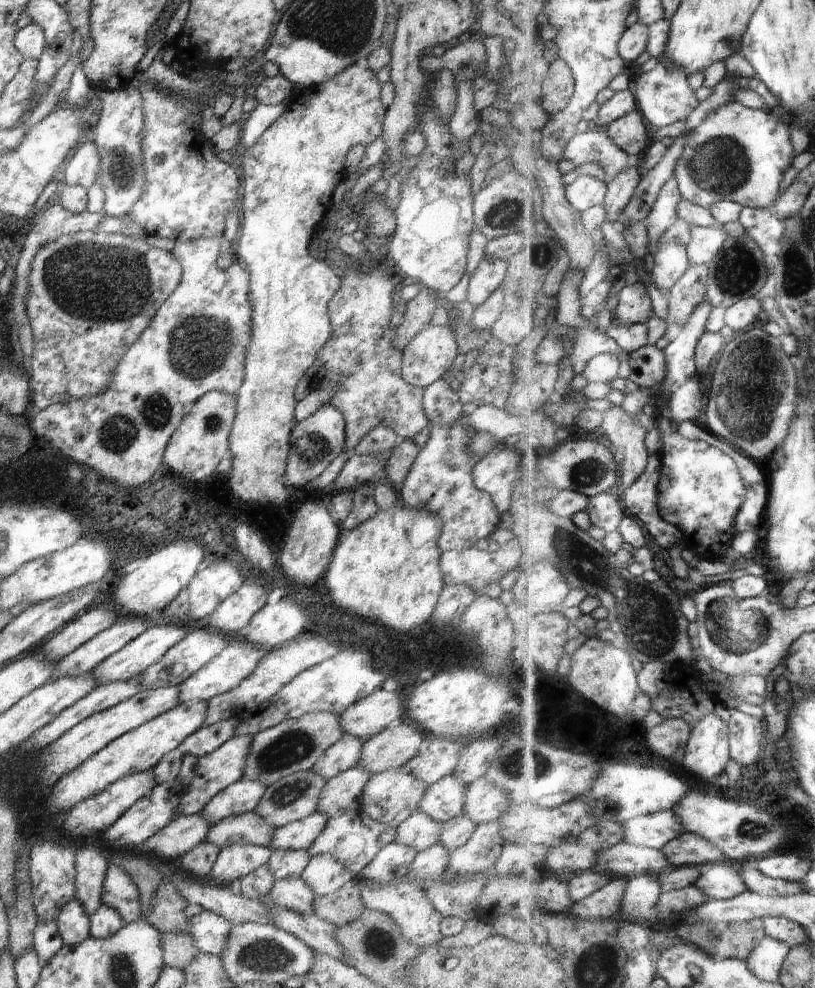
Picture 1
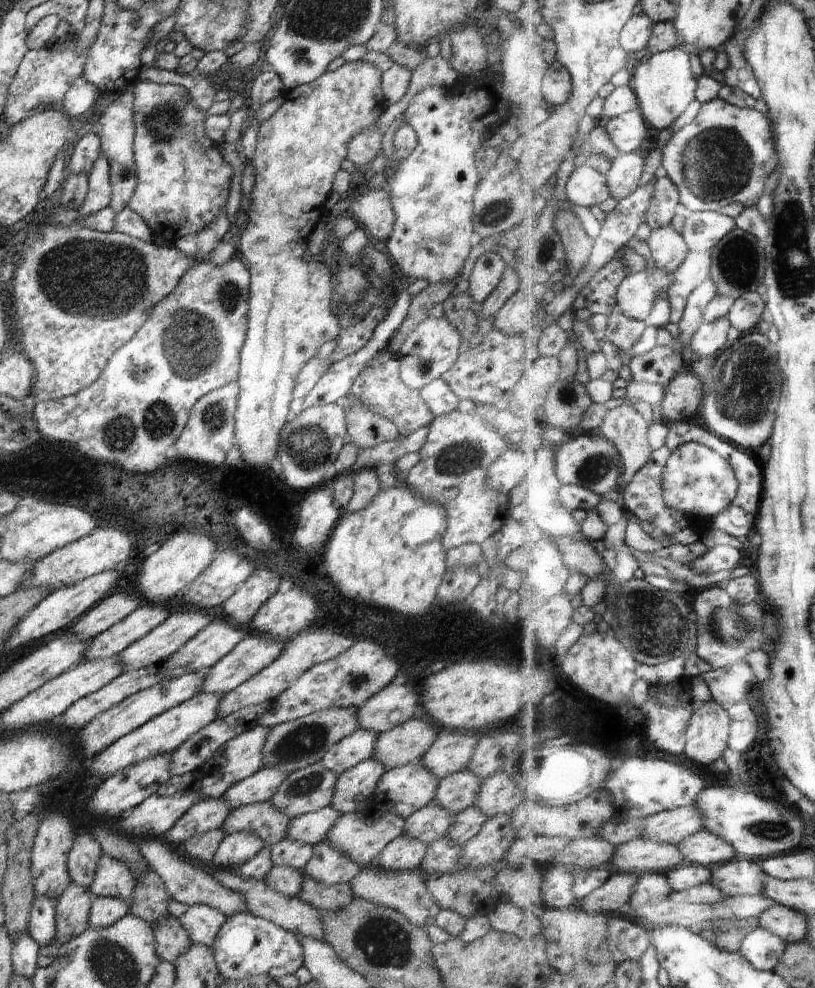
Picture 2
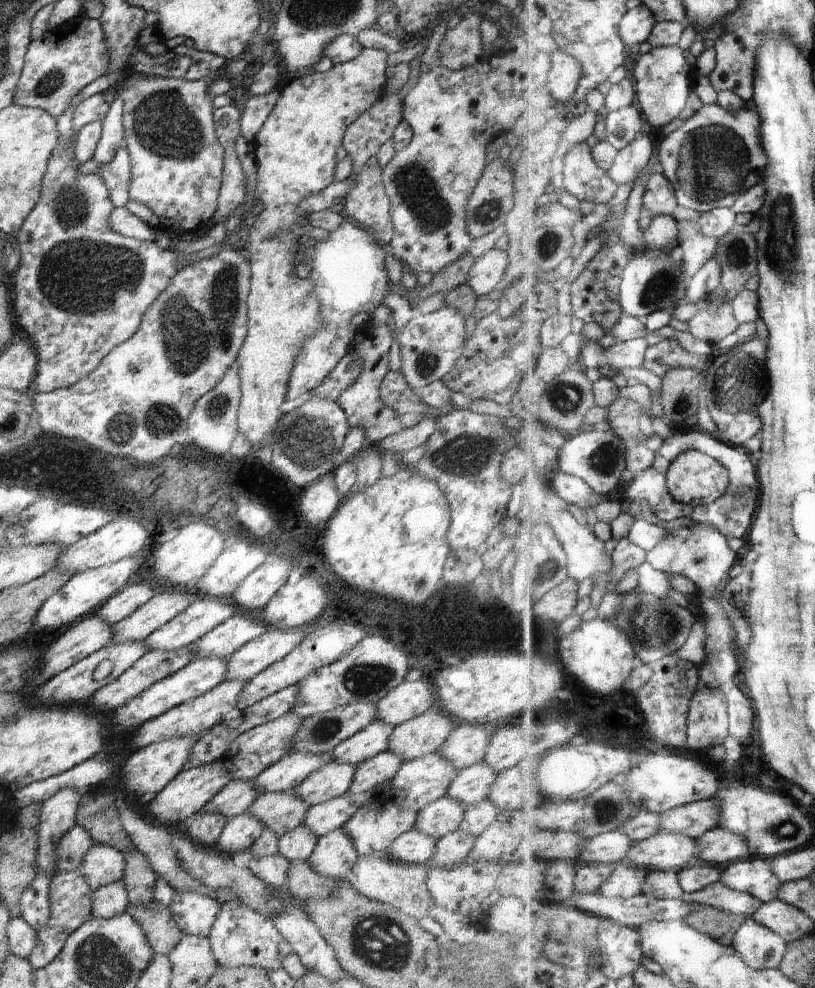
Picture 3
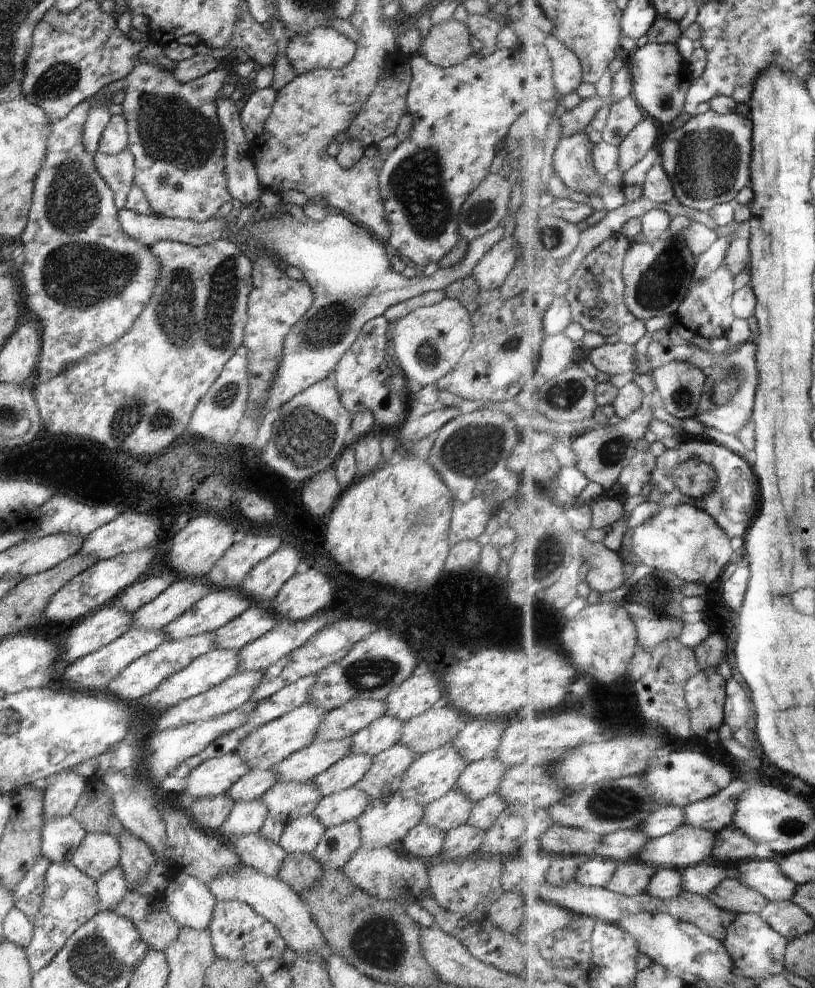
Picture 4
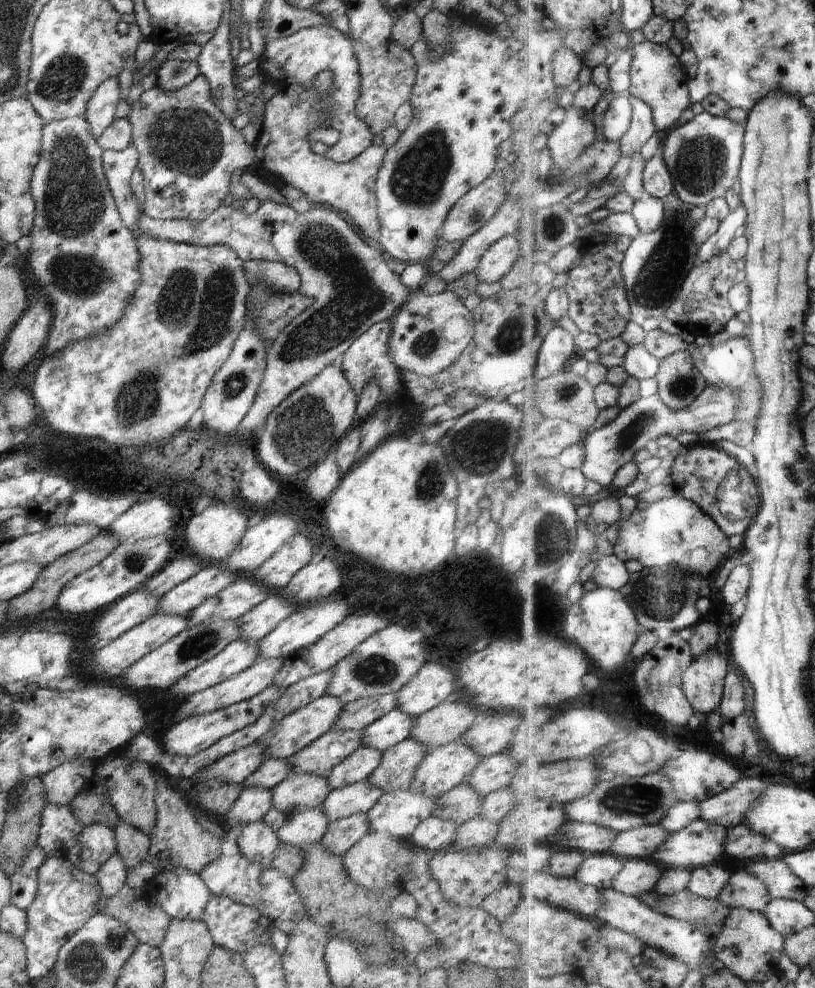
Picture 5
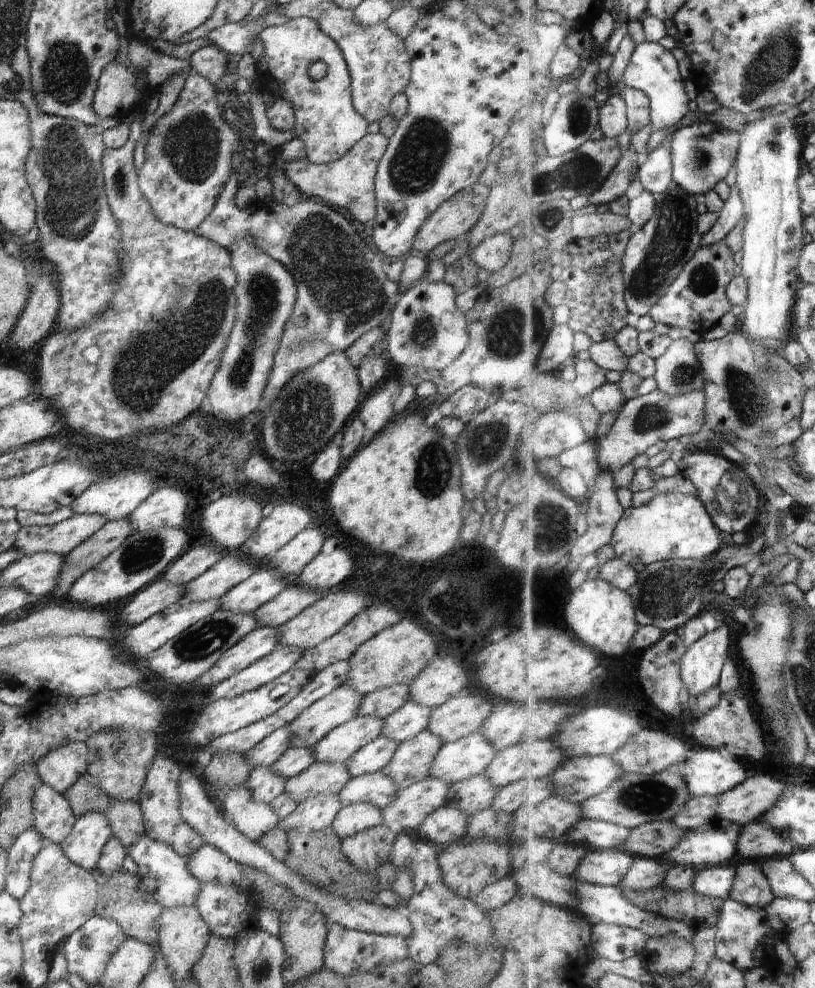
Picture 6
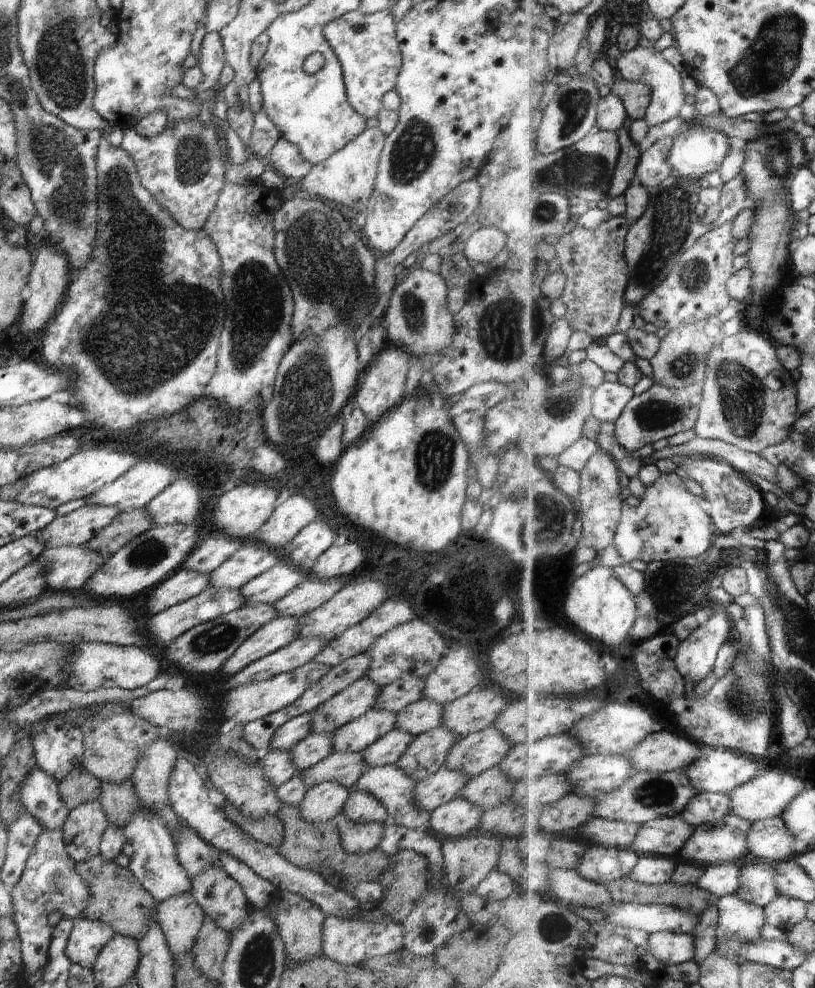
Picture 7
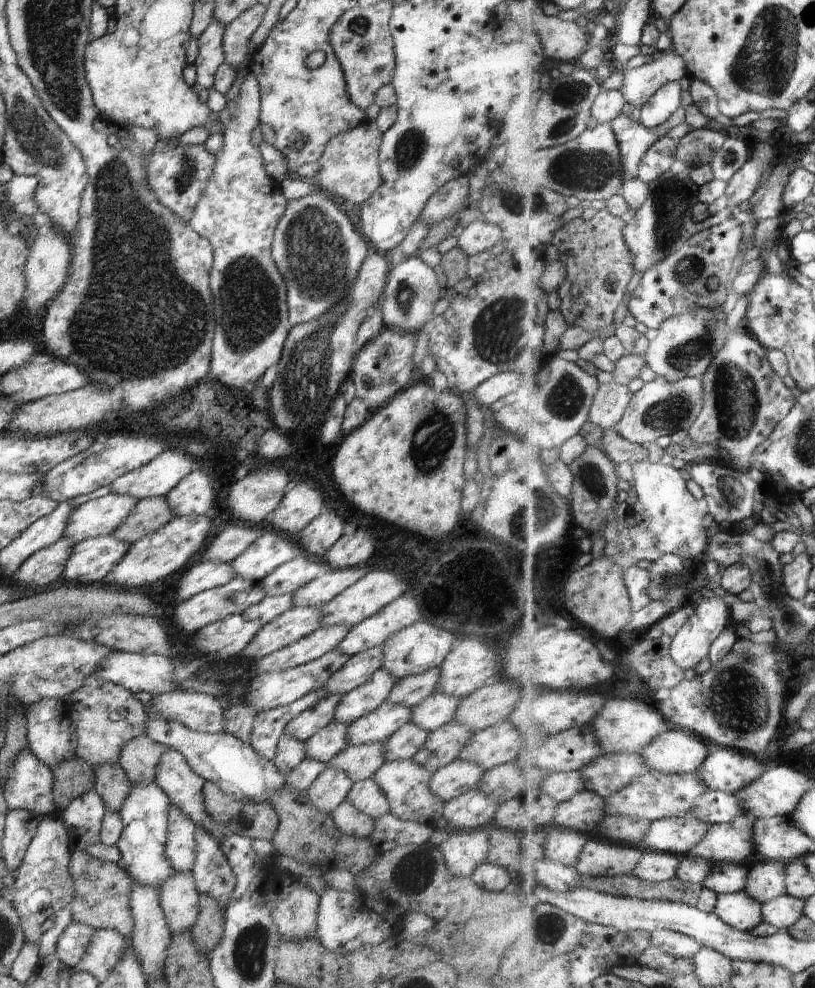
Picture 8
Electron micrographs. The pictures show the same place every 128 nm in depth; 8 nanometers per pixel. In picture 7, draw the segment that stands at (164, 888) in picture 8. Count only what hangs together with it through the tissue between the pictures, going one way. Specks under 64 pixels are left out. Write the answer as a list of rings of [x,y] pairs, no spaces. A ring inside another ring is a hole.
[[[193,893],[174,895],[158,902],[155,916],[173,957],[191,954],[205,917]]]

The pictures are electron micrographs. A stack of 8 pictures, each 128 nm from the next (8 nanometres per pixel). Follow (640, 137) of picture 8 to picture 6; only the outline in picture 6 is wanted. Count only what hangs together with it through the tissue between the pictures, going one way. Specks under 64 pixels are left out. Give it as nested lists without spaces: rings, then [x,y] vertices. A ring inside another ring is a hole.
[[[631,149],[627,150],[620,164],[609,176],[610,182],[606,182],[606,186],[598,190],[598,194],[592,196],[592,204],[598,204],[598,206],[612,204],[624,195],[631,194],[630,186],[634,182],[634,172],[636,172],[638,162],[642,162],[642,157]]]

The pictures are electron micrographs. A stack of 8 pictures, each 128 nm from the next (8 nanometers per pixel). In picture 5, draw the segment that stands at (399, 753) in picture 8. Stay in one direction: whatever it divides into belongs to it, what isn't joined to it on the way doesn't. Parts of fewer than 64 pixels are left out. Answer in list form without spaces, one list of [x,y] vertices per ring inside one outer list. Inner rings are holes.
[[[360,745],[344,762],[332,768],[326,776],[330,788],[341,789],[367,779],[380,764],[383,753]]]

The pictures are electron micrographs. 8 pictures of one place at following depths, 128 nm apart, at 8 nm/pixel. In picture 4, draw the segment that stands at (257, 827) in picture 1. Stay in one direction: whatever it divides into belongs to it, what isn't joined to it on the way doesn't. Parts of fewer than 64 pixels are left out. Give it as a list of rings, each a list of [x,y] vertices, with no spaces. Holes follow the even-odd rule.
[[[274,783],[260,798],[270,817],[283,825],[312,815],[322,797],[308,783]]]

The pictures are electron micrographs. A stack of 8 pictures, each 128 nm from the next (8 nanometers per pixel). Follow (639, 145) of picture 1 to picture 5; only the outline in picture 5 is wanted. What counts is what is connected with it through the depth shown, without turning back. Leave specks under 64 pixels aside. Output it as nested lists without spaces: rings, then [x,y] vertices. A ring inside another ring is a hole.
[[[615,94],[611,97],[610,110],[608,110],[606,120],[604,120],[604,134],[612,142],[620,142],[632,126],[632,118],[634,118],[633,99],[627,94]]]

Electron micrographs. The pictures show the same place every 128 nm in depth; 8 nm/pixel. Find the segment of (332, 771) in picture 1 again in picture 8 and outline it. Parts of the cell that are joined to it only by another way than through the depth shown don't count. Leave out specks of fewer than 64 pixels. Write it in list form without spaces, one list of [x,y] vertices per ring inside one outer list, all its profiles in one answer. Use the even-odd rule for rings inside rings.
[[[436,692],[429,694],[411,708],[410,722],[428,733],[432,732],[453,721],[459,700],[458,697]]]

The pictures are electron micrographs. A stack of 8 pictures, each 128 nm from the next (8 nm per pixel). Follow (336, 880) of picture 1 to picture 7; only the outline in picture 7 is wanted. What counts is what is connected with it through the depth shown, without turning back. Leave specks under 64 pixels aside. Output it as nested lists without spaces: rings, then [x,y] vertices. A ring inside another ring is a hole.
[[[360,790],[349,791],[348,798],[343,806],[343,812],[352,822],[356,821],[358,823],[384,823],[384,820],[388,818],[384,805]]]

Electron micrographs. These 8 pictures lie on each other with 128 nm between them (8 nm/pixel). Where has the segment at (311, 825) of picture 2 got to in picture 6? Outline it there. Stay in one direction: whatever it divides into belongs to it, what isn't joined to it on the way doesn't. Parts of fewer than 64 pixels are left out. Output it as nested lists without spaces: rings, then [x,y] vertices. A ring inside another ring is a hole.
[[[376,771],[350,778],[337,795],[343,807],[356,803],[368,803],[383,809],[393,801],[396,791],[394,781],[382,771]]]

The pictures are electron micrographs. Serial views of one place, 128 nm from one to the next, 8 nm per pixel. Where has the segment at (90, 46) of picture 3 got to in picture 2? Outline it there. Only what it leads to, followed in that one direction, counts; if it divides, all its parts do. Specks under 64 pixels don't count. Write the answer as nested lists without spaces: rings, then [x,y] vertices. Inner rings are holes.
[[[78,36],[73,39],[62,51],[56,51],[52,46],[48,48],[29,50],[18,65],[18,70],[8,89],[8,98],[4,105],[3,116],[8,125],[20,122],[25,116],[39,109],[52,108],[53,105],[63,102],[65,94],[77,76],[83,76],[83,66],[87,52],[78,55],[75,50]]]

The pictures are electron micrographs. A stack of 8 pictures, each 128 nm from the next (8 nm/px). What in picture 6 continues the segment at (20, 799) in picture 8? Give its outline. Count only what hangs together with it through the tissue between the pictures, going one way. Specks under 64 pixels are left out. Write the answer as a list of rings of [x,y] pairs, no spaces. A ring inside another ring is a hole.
[[[41,784],[33,794],[34,828],[45,841],[60,845],[77,819],[64,795]]]

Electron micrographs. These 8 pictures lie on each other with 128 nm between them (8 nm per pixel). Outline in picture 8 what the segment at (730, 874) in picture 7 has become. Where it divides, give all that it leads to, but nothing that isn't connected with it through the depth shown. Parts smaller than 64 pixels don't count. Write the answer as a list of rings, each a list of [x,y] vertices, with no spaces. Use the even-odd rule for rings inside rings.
[[[714,864],[714,874],[710,874],[710,882],[704,882],[708,888],[716,892],[742,892],[748,886],[750,870],[740,864]]]

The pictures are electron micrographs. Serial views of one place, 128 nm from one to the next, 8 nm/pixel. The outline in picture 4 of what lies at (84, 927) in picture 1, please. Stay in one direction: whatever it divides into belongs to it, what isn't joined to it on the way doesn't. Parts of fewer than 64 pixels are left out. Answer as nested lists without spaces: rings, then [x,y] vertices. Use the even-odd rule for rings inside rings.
[[[50,863],[45,876],[43,901],[35,922],[33,937],[25,948],[32,972],[44,968],[66,944],[69,936],[100,911],[96,881],[71,863]]]

